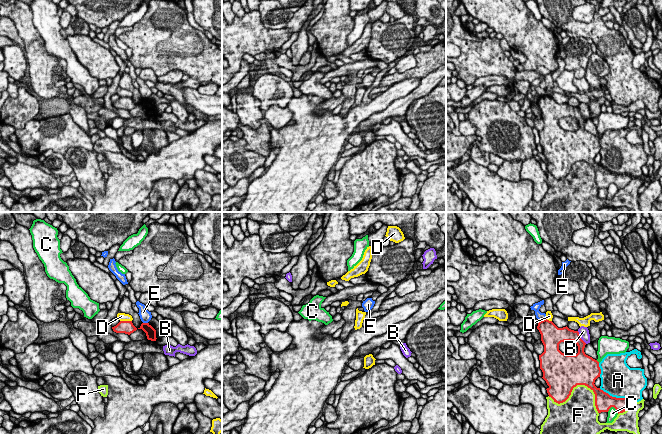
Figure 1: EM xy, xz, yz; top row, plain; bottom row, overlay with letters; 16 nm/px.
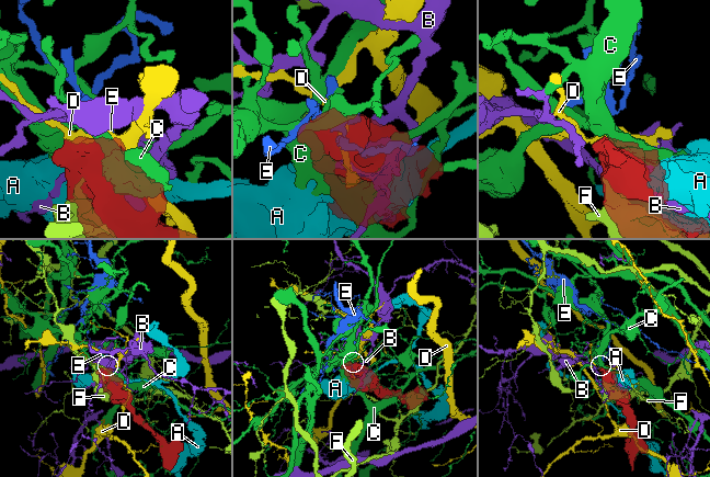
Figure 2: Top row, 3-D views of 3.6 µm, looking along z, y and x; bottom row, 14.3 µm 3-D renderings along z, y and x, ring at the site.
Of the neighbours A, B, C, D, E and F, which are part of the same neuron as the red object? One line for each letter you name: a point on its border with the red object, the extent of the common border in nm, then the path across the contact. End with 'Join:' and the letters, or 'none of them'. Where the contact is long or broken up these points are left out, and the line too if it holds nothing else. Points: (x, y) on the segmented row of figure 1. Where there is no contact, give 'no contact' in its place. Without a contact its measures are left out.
Join: none of them

